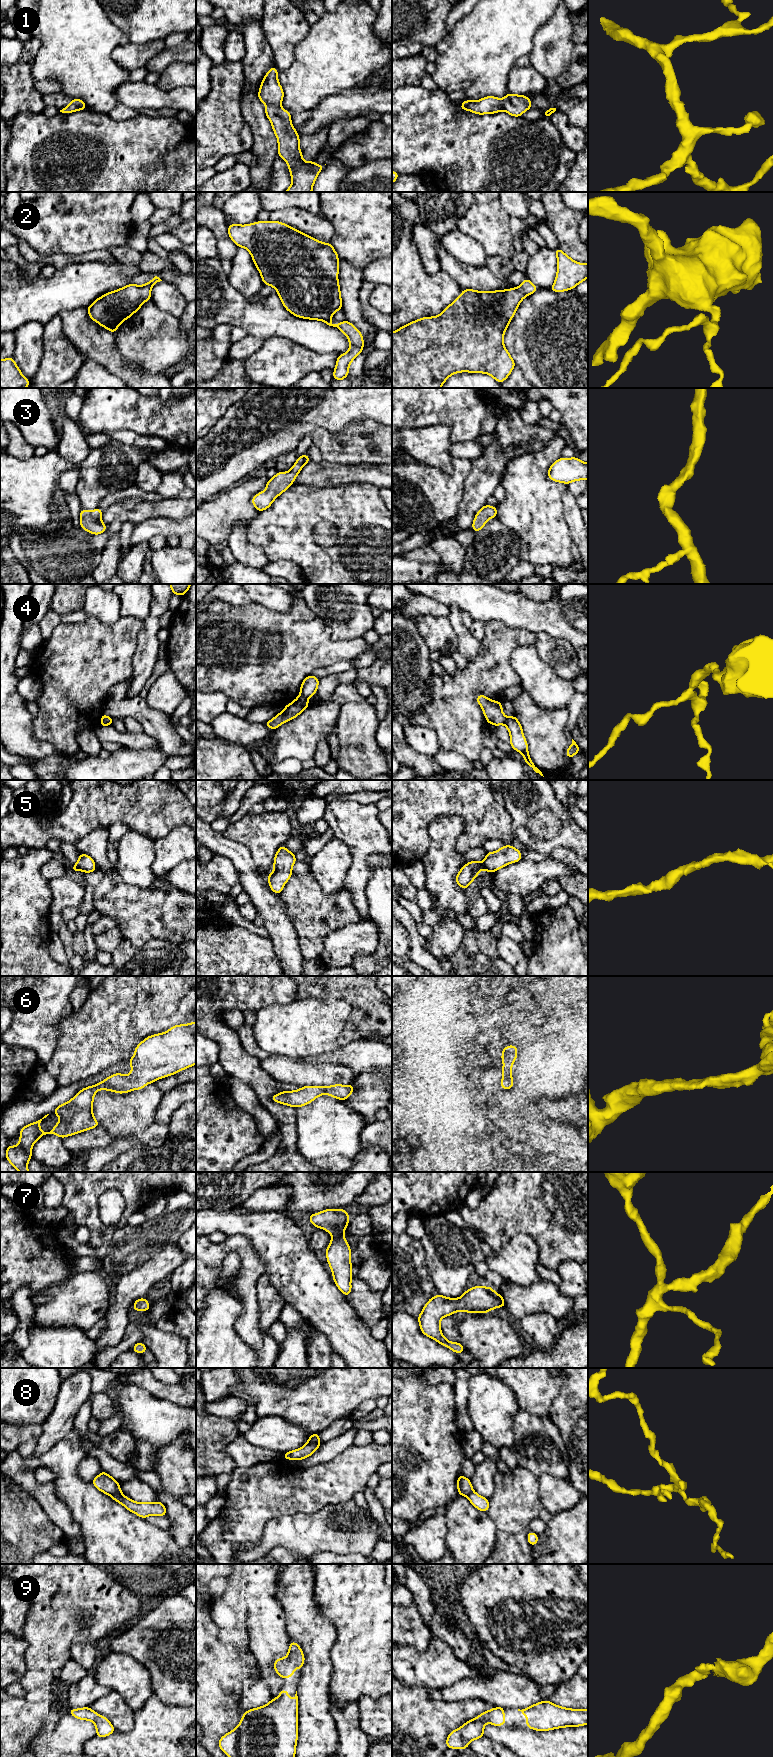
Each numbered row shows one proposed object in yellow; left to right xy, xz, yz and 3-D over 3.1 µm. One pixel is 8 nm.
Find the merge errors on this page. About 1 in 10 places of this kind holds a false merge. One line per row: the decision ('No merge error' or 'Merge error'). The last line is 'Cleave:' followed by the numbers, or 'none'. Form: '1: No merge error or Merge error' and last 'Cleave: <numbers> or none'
1: No merge error
2: No merge error
3: No merge error
4: Merge error
5: No merge error
6: No merge error
7: No merge error
8: Merge error
9: No merge error
Cleave: 4, 8

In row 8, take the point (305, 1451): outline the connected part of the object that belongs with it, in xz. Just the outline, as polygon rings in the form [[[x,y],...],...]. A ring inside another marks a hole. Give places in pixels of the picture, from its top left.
[[[321,1443],[306,1444],[299,1449],[292,1450],[288,1453],[283,1453],[282,1457],[288,1460],[302,1460],[312,1455],[319,1447]]]

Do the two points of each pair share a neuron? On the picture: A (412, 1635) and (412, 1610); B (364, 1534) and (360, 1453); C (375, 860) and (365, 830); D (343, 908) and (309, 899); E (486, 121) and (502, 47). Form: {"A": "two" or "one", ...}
{"A": "one", "B": "two", "C": "two", "D": "one", "E": "two"}

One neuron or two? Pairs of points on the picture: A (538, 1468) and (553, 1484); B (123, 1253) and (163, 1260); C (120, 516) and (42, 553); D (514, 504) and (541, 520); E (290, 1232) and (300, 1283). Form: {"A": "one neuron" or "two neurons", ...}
{"A": "two neurons", "B": "one neuron", "C": "one neuron", "D": "one neuron", "E": "one neuron"}

